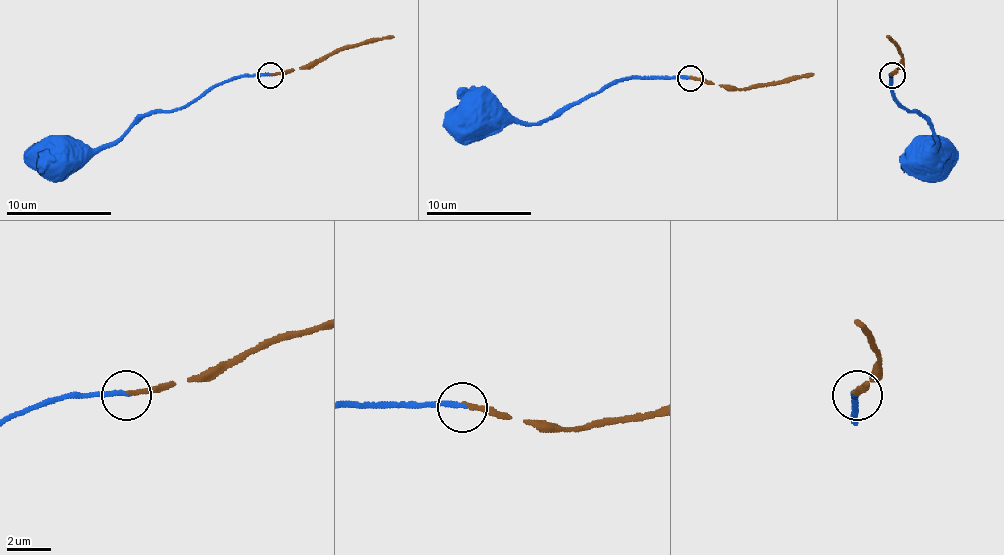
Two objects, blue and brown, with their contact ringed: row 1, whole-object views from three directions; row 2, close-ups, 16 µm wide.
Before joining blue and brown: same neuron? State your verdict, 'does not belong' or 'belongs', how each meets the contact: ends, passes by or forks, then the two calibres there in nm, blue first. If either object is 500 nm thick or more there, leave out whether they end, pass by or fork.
belongs | blue ends | brown ends | 260/200 nm

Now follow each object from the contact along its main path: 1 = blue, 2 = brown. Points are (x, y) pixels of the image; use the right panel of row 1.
1: (892, 74), (892, 95), (906, 109), (919, 114), (937, 137), (934, 148), (940, 153), (932, 156)
2: (892, 74), (903, 64), (898, 48), (887, 35)

